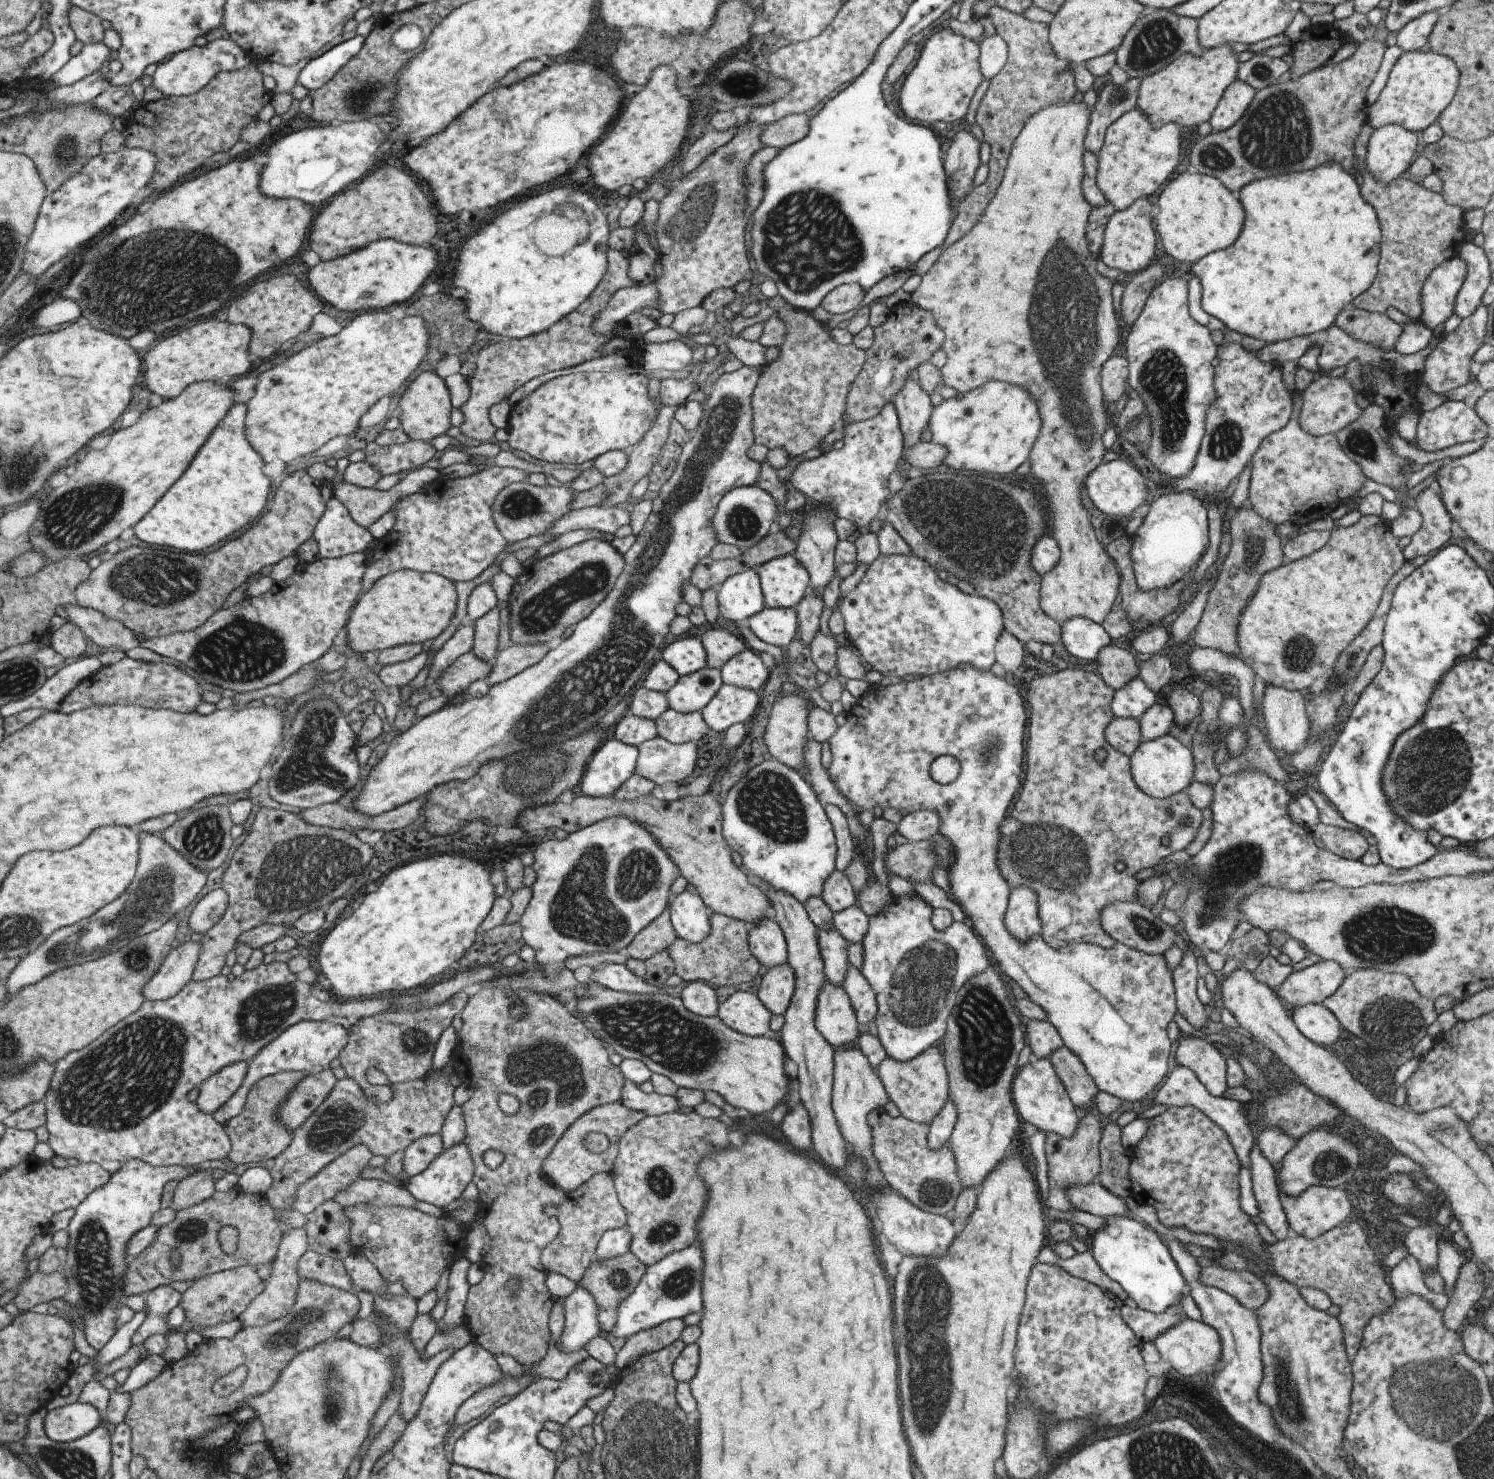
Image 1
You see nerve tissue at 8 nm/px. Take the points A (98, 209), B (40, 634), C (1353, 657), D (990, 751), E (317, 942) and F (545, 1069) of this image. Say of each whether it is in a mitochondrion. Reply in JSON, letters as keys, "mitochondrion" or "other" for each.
{"A":"other","B":"other","C":"mitochondrion","D":"mitochondrion","E":"other","F":"mitochondrion"}

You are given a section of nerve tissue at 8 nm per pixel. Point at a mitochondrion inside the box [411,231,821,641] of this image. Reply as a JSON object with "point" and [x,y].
{"point":[522,505]}

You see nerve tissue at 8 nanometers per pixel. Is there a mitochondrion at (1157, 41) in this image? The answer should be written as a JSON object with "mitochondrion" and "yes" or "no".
{"mitochondrion":"yes"}

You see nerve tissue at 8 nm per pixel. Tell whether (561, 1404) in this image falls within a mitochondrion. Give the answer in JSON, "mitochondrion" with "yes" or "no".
{"mitochondrion":"no"}

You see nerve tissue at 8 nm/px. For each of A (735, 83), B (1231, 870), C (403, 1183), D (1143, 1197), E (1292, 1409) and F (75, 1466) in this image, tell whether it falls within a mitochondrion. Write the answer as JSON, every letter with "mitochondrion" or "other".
{"A":"mitochondrion","B":"mitochondrion","C":"other","D":"other","E":"mitochondrion","F":"mitochondrion"}

